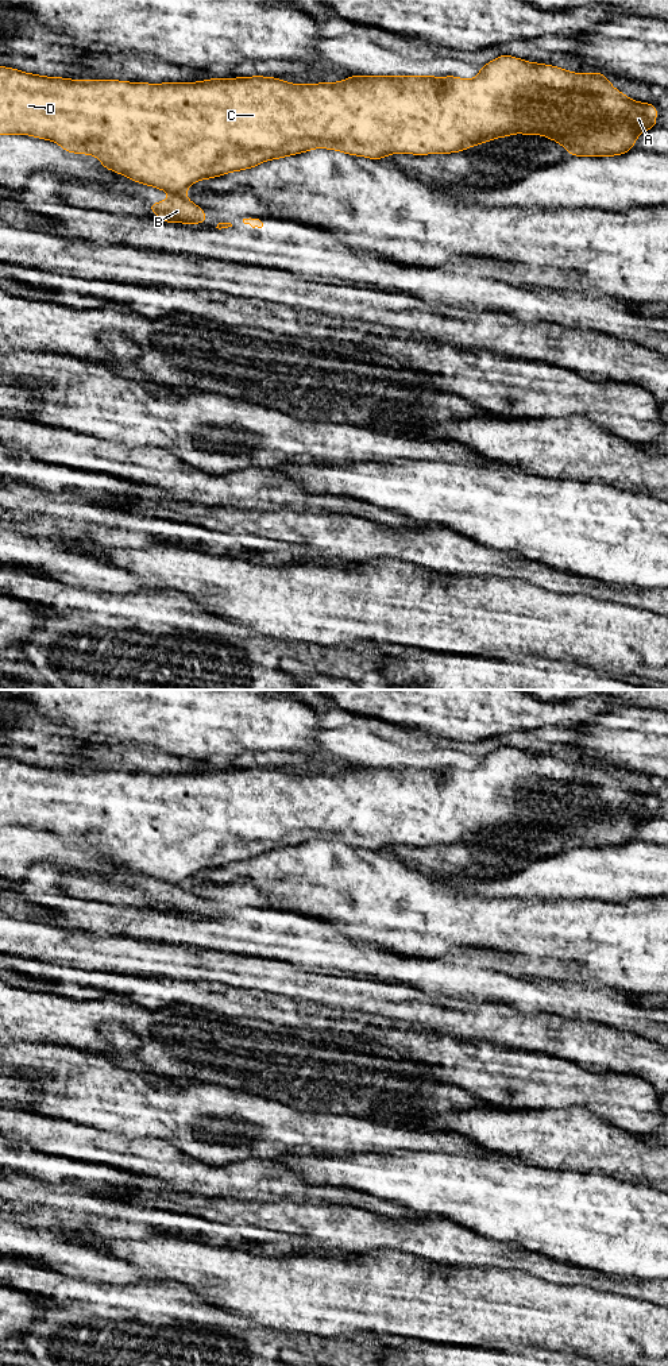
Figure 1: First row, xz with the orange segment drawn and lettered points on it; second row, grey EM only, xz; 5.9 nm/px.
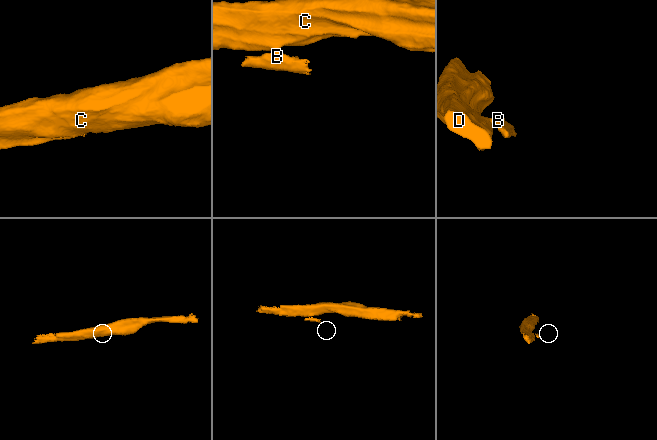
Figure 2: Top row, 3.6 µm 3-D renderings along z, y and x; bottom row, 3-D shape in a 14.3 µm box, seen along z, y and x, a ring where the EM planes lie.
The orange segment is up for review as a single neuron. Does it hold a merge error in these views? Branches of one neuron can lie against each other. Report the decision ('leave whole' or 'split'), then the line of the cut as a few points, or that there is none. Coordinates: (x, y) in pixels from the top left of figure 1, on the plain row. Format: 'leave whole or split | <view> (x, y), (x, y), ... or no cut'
split | xz (172, 883), (182, 884)

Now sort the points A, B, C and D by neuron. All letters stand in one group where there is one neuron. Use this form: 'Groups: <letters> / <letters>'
Groups: A C D / B

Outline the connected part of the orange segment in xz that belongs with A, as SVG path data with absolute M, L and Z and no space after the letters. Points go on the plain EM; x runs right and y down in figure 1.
M502 745L479 759L479 765L472 769L456 767L351 767L337 773L291 775L277 768L235 768L235 769L208 769L196 773L131 773L120 771L73 771L63 768L47 768L26 764L13 759L0 757L0 826L28 826L38 830L58 834L63 842L72 845L85 845L97 848L105 861L130 869L134 873L152 877L169 884L185 884L200 871L212 871L232 863L242 863L258 856L281 850L290 846L302 845L314 840L341 842L347 846L364 848L381 852L391 845L402 844L412 846L452 845L470 838L487 834L497 829L506 829L514 825L542 826L557 833L568 841L571 848L617 848L633 842L633 836L640 825L657 819L657 798L650 794L638 794L629 790L609 773L609 767L598 763L574 764L553 756L529 753L517 748Z

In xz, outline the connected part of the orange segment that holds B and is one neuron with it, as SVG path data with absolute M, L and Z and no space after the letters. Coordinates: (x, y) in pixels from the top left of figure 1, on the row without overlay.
M171 884L169 891L147 895L147 899L158 906L162 914L201 915L209 911L205 902L184 884Z

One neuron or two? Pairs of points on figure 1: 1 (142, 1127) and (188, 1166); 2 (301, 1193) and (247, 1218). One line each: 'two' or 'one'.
1: two
2: two

